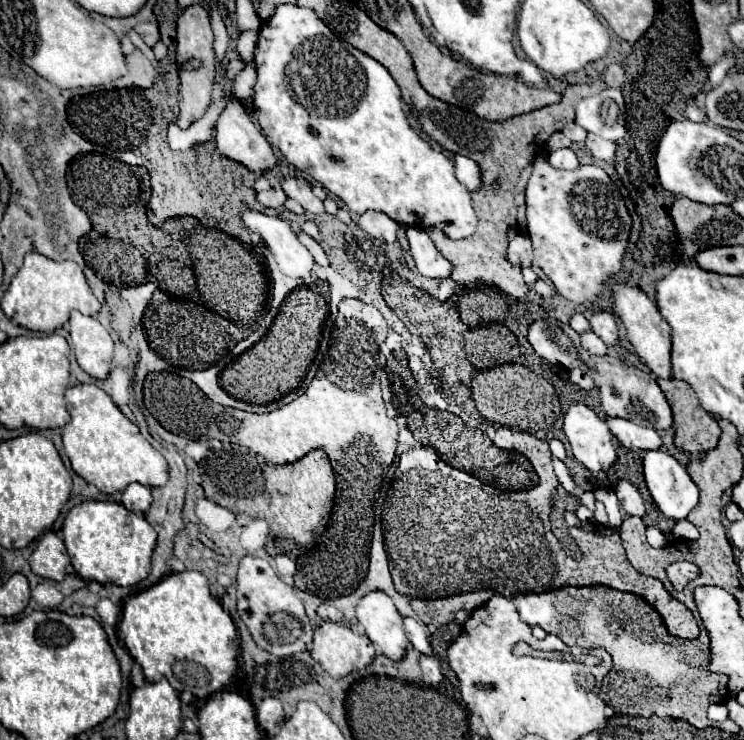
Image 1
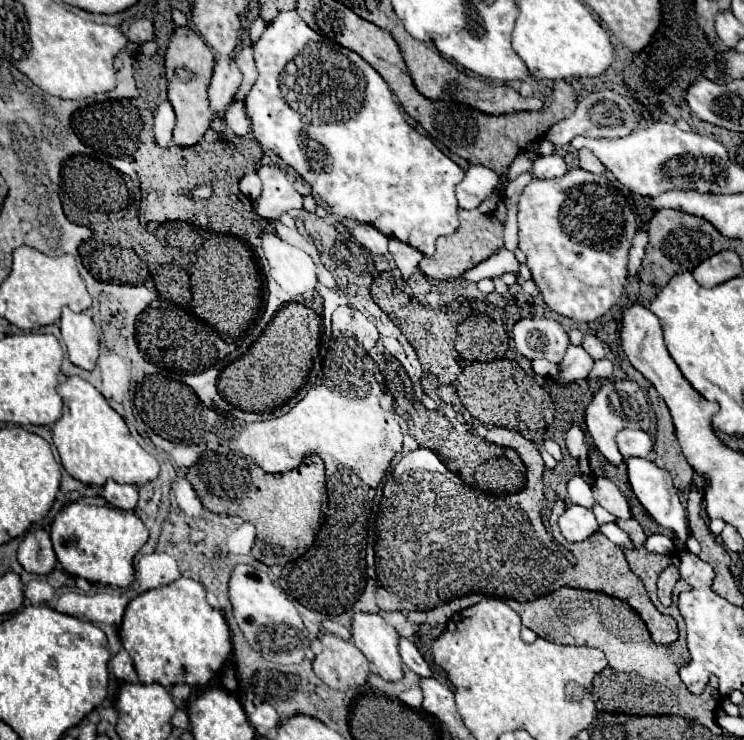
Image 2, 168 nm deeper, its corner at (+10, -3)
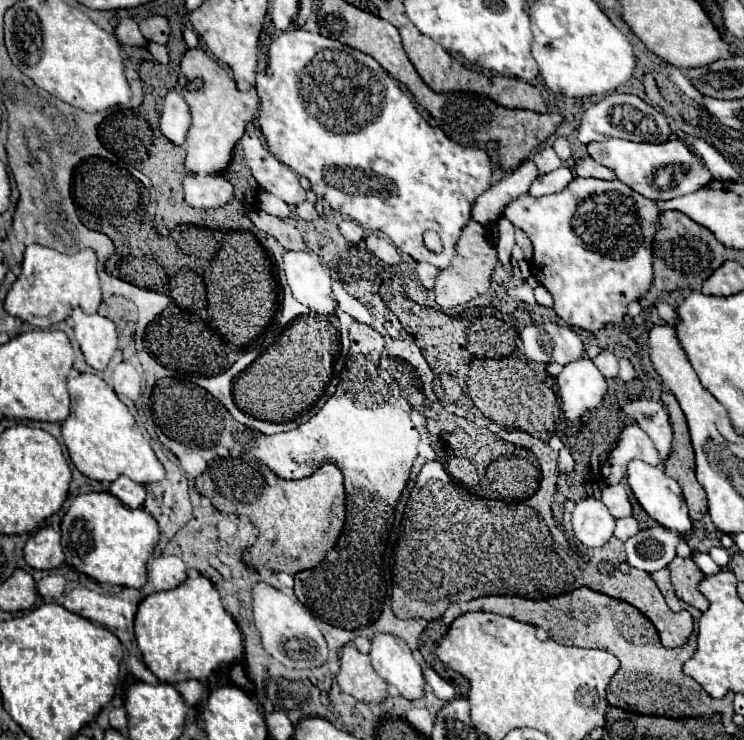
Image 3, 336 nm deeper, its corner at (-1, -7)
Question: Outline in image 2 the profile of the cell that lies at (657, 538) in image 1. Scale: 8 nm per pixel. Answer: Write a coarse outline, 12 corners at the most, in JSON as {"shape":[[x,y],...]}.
{"shape":[[664,534],[646,540],[648,552],[674,554],[674,540]]}

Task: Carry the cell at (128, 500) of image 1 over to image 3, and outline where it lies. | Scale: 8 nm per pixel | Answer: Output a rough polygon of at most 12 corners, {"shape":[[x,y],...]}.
{"shape":[[121,476],[111,494],[129,508],[141,508],[145,486]]}

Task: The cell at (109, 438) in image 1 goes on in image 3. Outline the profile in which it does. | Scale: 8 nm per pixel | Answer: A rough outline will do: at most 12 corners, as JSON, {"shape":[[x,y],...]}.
{"shape":[[71,376],[63,442],[81,474],[137,484],[163,464],[113,388]]}

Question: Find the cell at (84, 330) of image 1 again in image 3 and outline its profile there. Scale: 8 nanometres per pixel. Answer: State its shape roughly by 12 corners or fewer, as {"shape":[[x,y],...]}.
{"shape":[[75,308],[73,326],[85,362],[105,370],[117,350],[113,322]]}

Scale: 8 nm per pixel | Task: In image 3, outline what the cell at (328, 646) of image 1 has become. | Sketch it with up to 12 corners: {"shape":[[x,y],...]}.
{"shape":[[343,646],[337,684],[361,702],[383,702],[387,682],[369,656]]}

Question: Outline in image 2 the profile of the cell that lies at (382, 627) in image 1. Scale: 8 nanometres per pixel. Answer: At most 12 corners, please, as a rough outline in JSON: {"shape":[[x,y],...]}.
{"shape":[[356,612],[352,642],[386,682],[404,676],[398,632]]}

